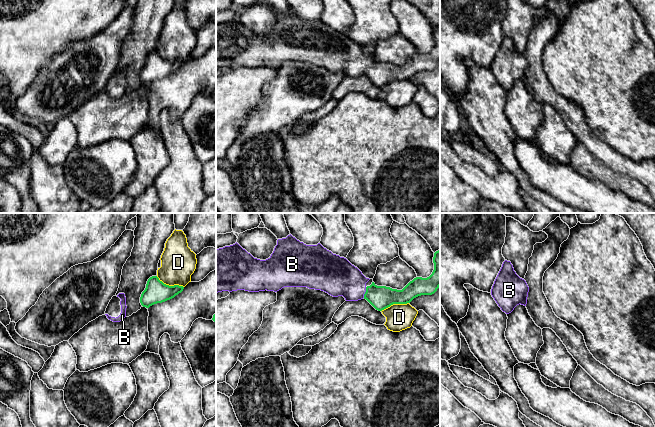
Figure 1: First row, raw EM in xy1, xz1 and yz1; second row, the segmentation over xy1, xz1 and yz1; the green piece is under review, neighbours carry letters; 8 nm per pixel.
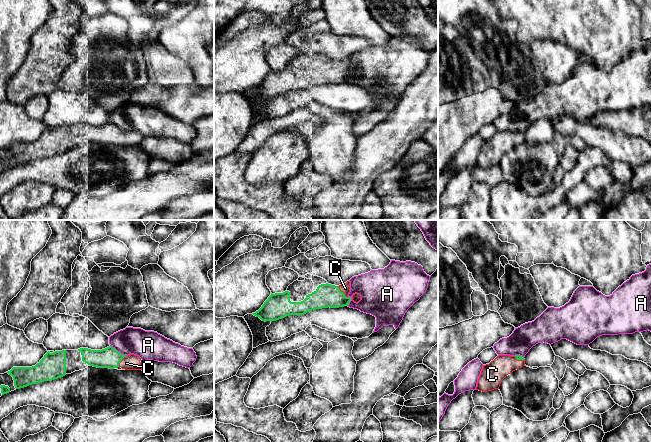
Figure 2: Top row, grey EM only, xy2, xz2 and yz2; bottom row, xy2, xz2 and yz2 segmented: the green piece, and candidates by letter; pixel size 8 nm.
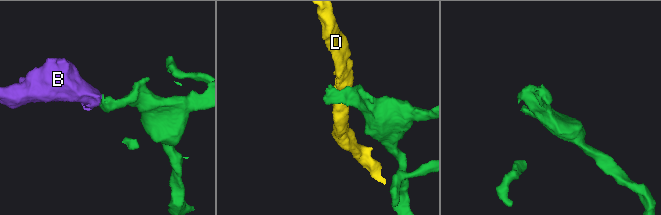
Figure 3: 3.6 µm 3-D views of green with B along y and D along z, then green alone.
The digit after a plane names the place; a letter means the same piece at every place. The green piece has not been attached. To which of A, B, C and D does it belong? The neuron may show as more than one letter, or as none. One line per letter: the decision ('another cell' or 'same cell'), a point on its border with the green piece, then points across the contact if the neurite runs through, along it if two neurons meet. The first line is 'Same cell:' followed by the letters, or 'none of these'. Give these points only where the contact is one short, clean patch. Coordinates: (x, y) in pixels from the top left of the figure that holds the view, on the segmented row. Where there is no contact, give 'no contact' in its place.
Same cell: B, C
A: another cell; meets green in xy2 at (119, 352); border along xy2 (110, 345), (122, 354), (127, 355)
B: same cell; meets green in xz1 at (365, 292); runs through xz1 (380, 297), (365, 292), (338, 277)
C: same cell; meets green in xz2 at (342, 292); runs through xz2 (326, 295), (338, 295), (342, 292), (345, 288)
D: another cell; meets green in xy1 at (170, 286); border along xy1 (156, 276), (166, 284), (181, 285), (183, 287)

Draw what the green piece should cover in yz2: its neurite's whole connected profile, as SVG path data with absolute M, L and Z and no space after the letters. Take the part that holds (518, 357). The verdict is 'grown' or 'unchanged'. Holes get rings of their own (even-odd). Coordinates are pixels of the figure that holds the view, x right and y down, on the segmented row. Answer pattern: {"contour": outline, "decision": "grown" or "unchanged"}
{"contour": "M499 355L489 364L483 365L476 390L487 392L499 389L502 380L510 373L525 366L523 356Z", "decision": "grown"}

